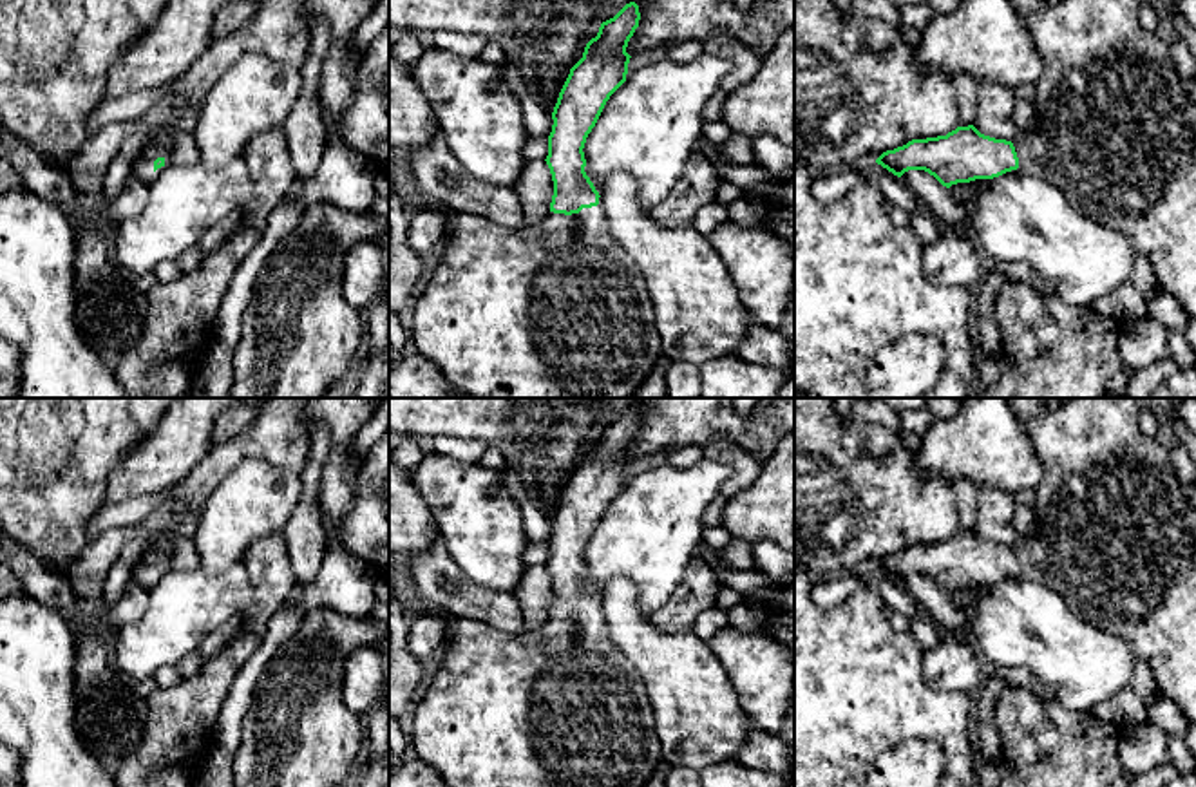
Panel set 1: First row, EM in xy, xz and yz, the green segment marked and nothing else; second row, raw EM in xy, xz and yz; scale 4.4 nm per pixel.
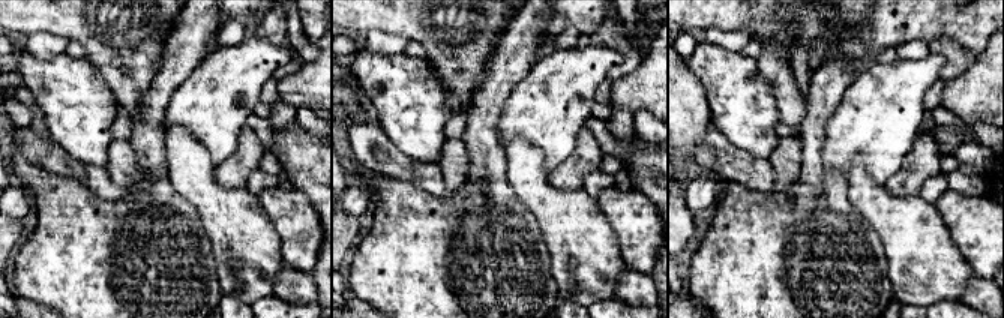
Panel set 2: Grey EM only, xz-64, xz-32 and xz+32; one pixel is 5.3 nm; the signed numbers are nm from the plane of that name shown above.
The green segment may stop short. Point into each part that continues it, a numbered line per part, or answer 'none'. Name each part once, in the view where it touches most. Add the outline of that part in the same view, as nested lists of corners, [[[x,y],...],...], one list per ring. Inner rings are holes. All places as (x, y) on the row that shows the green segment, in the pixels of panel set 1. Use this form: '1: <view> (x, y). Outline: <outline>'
1: xz (556, 310). Outline: [[[431,204],[447,215],[445,248],[438,270],[427,279],[427,288],[416,297],[409,338],[414,353],[436,364],[445,378],[470,398],[631,398],[662,358],[662,342],[655,327],[655,311],[648,286],[635,261],[612,239],[601,206],[583,208],[565,215],[550,212],[543,221],[525,228],[505,228],[476,213],[452,212]]]

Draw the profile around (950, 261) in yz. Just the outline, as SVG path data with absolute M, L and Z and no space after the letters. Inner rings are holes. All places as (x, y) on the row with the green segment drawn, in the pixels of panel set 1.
M941 228L939 237L923 248L921 270L934 288L972 288L984 277L979 253L966 233Z

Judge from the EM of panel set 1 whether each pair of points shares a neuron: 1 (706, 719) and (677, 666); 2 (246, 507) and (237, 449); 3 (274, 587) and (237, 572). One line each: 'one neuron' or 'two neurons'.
1: one neuron
2: two neurons
3: two neurons

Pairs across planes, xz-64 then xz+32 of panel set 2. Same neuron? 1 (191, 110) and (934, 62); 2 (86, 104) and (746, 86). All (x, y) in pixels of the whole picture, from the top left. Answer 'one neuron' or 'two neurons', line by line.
1: one neuron
2: one neuron

